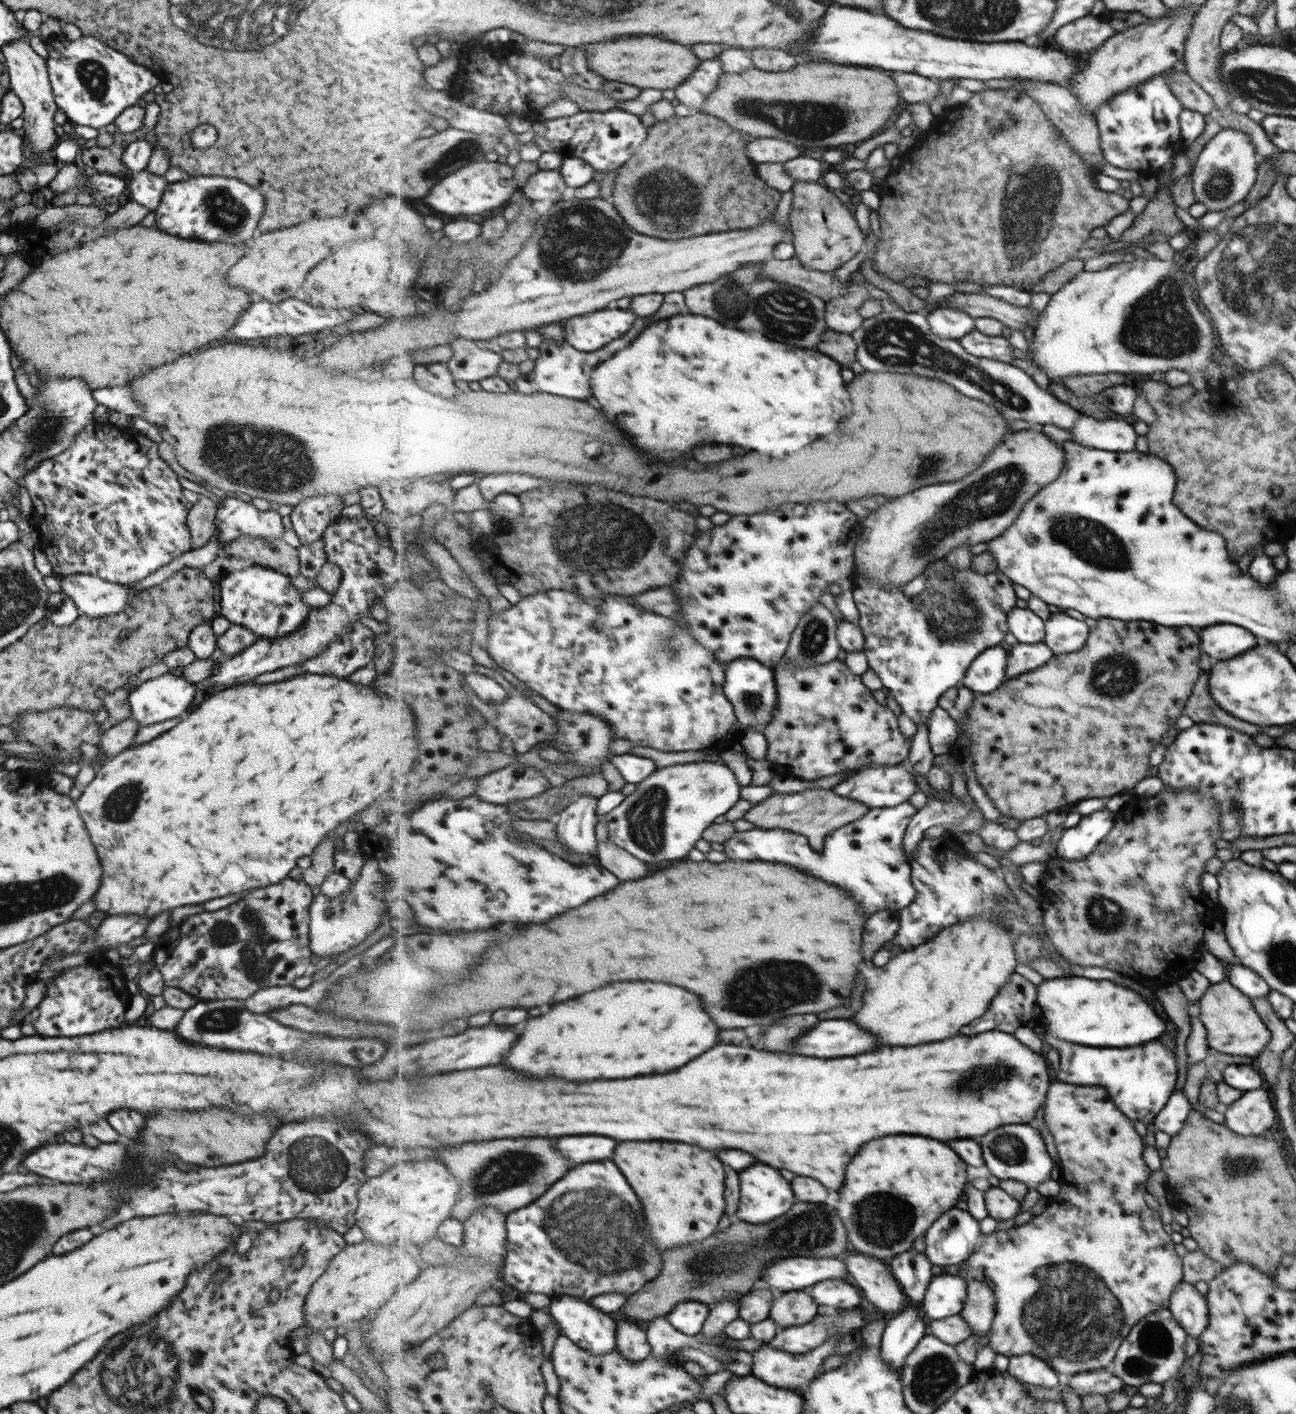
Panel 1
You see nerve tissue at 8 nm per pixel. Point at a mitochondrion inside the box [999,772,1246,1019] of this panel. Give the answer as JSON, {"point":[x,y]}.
{"point":[1102,914]}

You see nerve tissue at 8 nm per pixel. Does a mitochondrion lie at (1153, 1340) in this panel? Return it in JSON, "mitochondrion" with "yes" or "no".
{"mitochondrion":"yes"}

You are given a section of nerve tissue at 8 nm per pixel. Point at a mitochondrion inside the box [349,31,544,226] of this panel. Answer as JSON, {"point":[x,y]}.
{"point":[461,152]}

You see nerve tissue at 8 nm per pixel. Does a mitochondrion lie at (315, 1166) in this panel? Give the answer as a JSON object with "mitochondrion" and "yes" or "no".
{"mitochondrion":"yes"}

